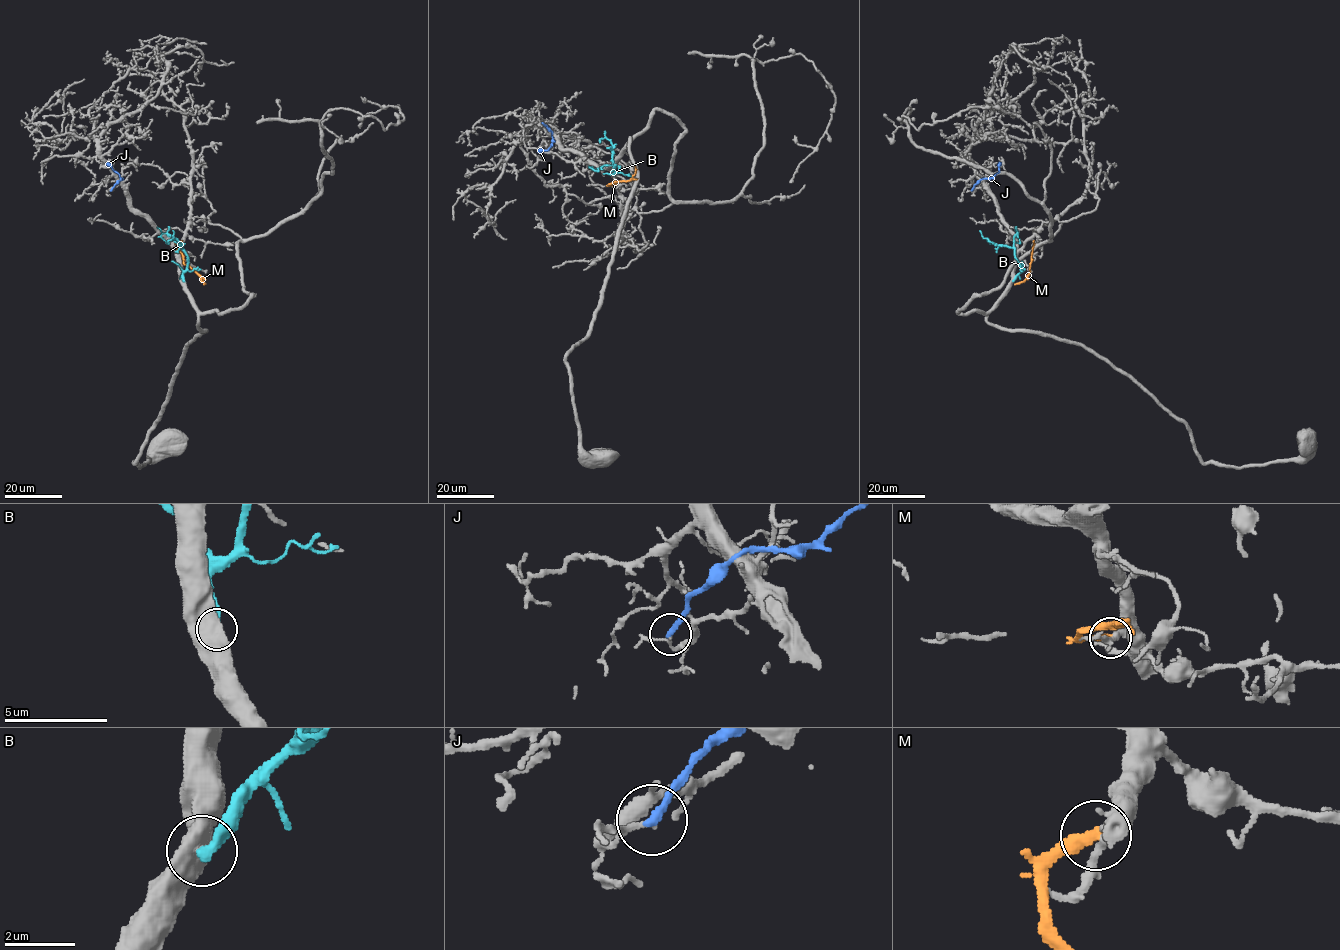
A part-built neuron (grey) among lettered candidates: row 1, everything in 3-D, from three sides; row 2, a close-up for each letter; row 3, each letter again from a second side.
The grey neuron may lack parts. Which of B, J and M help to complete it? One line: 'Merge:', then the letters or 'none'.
Merge: none

